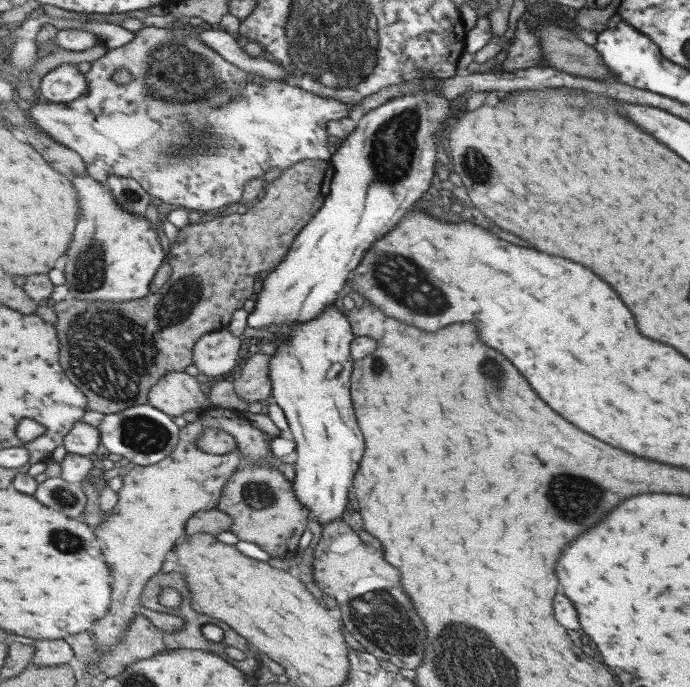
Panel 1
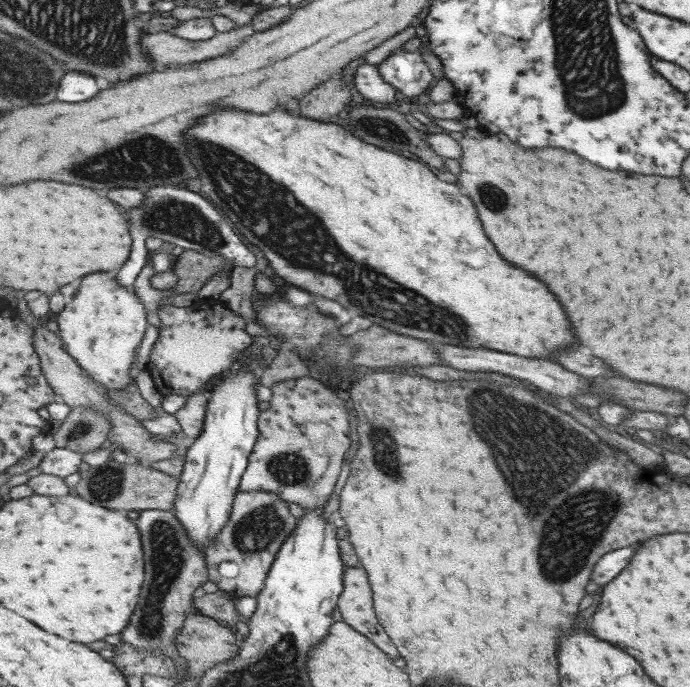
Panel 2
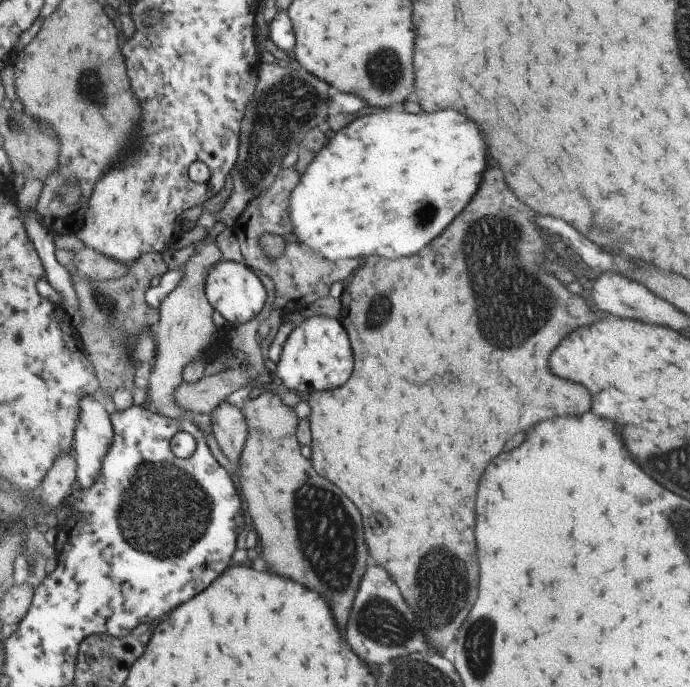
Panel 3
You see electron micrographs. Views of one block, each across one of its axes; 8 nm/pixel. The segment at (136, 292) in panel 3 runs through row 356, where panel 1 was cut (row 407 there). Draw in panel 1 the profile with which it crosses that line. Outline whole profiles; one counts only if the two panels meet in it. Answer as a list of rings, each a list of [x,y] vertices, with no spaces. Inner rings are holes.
[[[305,159],[291,168],[288,168],[265,188],[264,197],[246,213],[237,214],[233,210],[229,214],[209,221],[200,221],[195,224],[189,224],[179,230],[176,241],[170,250],[171,258],[168,263],[173,267],[173,274],[171,279],[159,292],[151,293],[149,296],[139,300],[131,300],[125,302],[111,302],[111,301],[87,301],[71,298],[70,296],[58,301],[54,305],[54,312],[57,316],[55,323],[58,329],[58,337],[63,342],[63,368],[67,368],[67,376],[71,379],[73,384],[87,395],[90,402],[89,409],[105,414],[115,414],[127,410],[132,406],[141,406],[149,402],[150,390],[161,380],[167,373],[171,371],[184,371],[187,366],[194,364],[194,347],[199,343],[199,338],[206,336],[209,332],[219,331],[227,328],[233,314],[239,309],[243,309],[243,304],[247,300],[253,298],[258,286],[257,274],[276,270],[276,268],[284,261],[284,258],[291,250],[292,244],[299,236],[299,233],[310,224],[311,217],[315,216],[320,208],[324,205],[326,198],[332,189],[332,180],[334,179],[335,167],[331,160],[317,160]]]

